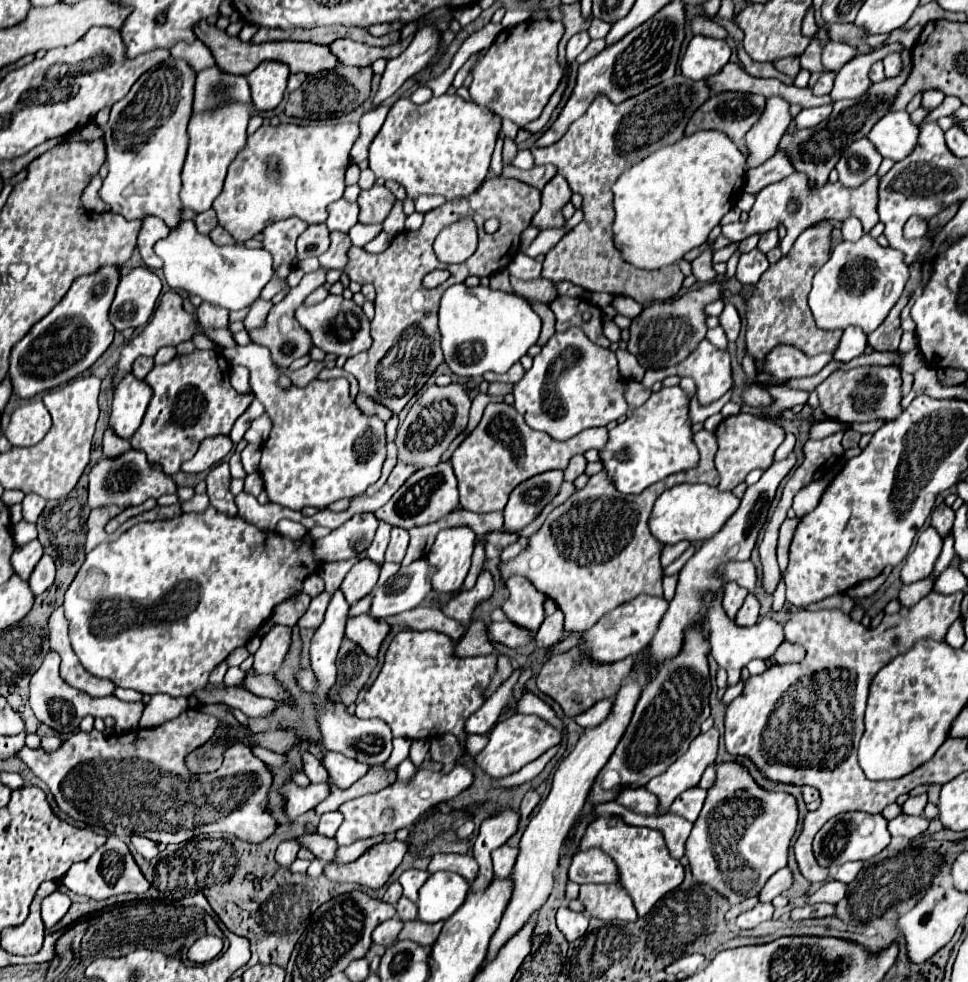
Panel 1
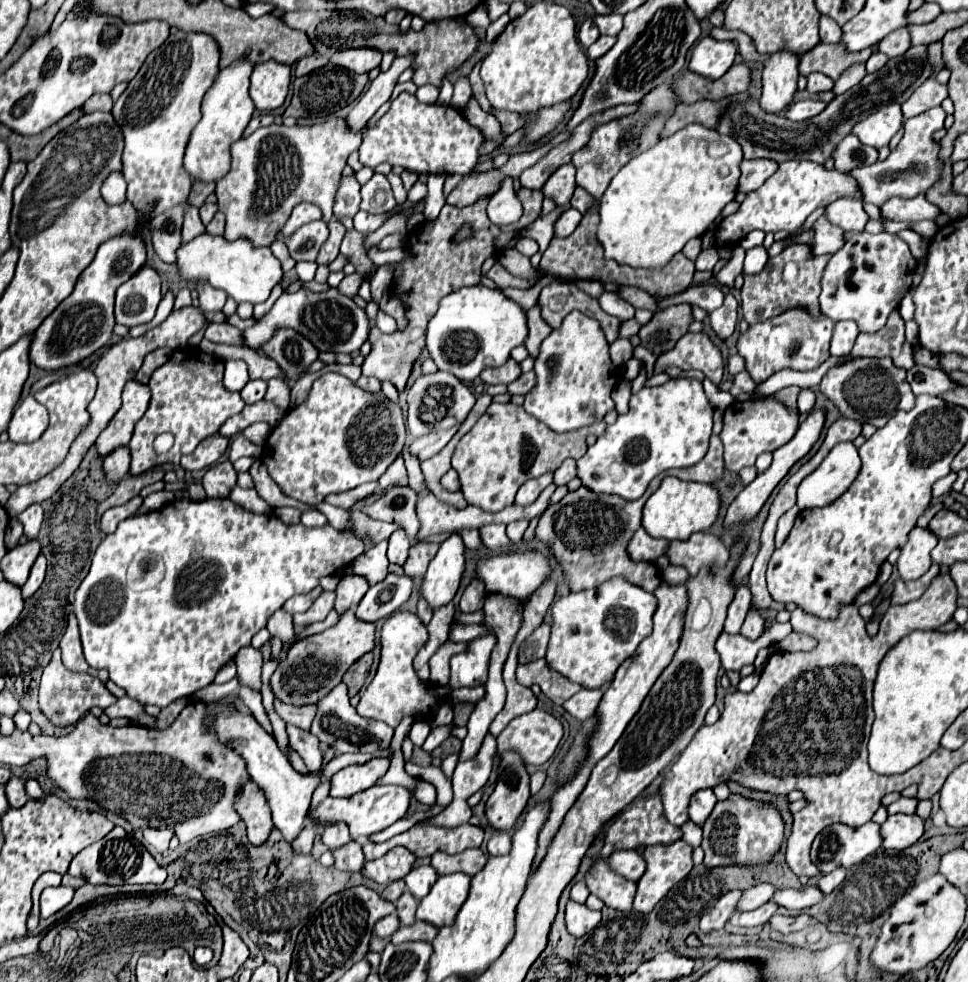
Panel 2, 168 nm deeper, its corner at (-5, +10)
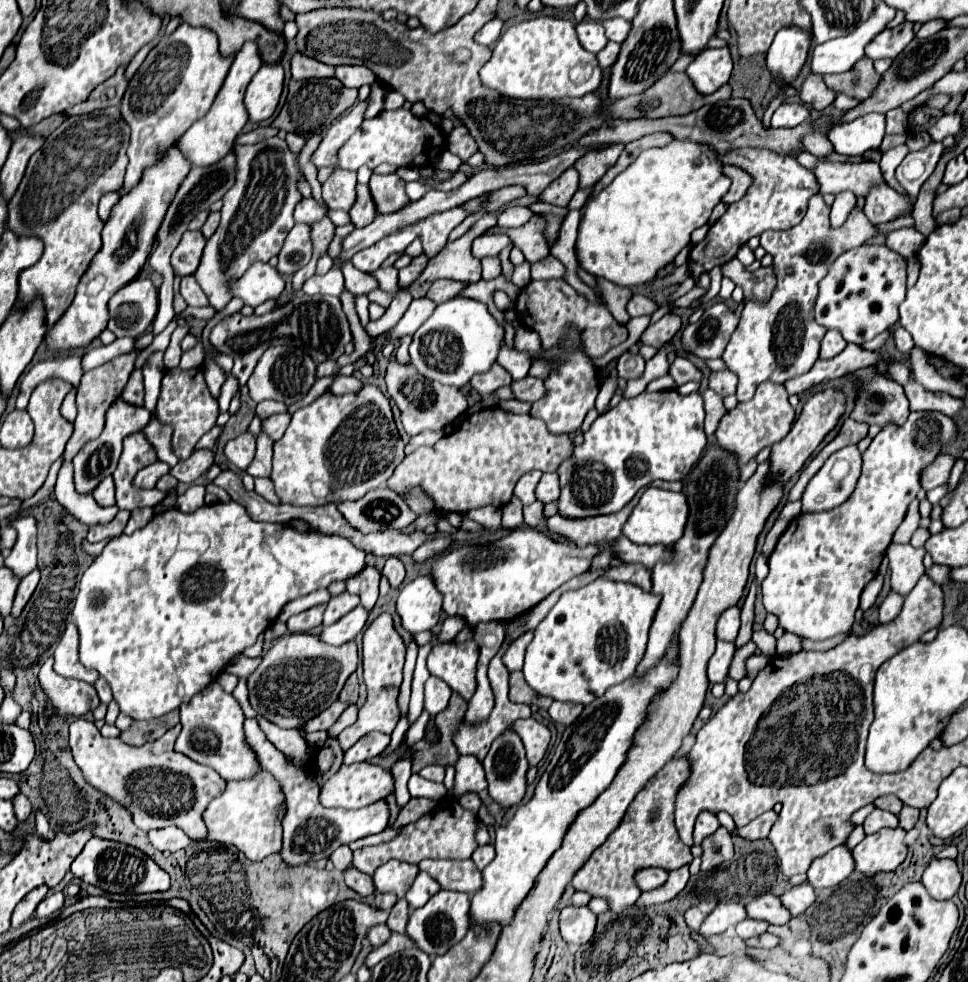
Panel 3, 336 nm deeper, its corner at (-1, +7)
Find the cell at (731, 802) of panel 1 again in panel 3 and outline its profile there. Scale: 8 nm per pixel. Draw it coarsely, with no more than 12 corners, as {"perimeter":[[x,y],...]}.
{"perimeter":[[723,826],[709,836],[703,872],[733,858],[733,838]]}

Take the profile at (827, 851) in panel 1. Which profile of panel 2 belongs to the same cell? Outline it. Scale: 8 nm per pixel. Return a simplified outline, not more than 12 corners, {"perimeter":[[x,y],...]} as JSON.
{"perimeter":[[831,823],[815,837],[811,861],[829,873],[875,853],[881,825]]}

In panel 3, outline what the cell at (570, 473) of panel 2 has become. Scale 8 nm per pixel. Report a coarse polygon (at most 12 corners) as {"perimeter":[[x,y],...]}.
{"perimeter":[[555,472],[541,476],[535,488],[537,502],[559,498]]}

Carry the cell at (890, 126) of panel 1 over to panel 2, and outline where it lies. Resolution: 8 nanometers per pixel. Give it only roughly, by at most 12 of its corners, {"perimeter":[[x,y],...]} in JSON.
{"perimeter":[[887,105],[855,125],[853,135],[881,149],[903,127],[901,105]]}

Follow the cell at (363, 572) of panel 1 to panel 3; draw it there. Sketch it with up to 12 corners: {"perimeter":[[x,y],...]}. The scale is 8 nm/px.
{"perimeter":[[349,592],[333,596],[323,614],[323,626],[349,614],[359,596]]}

